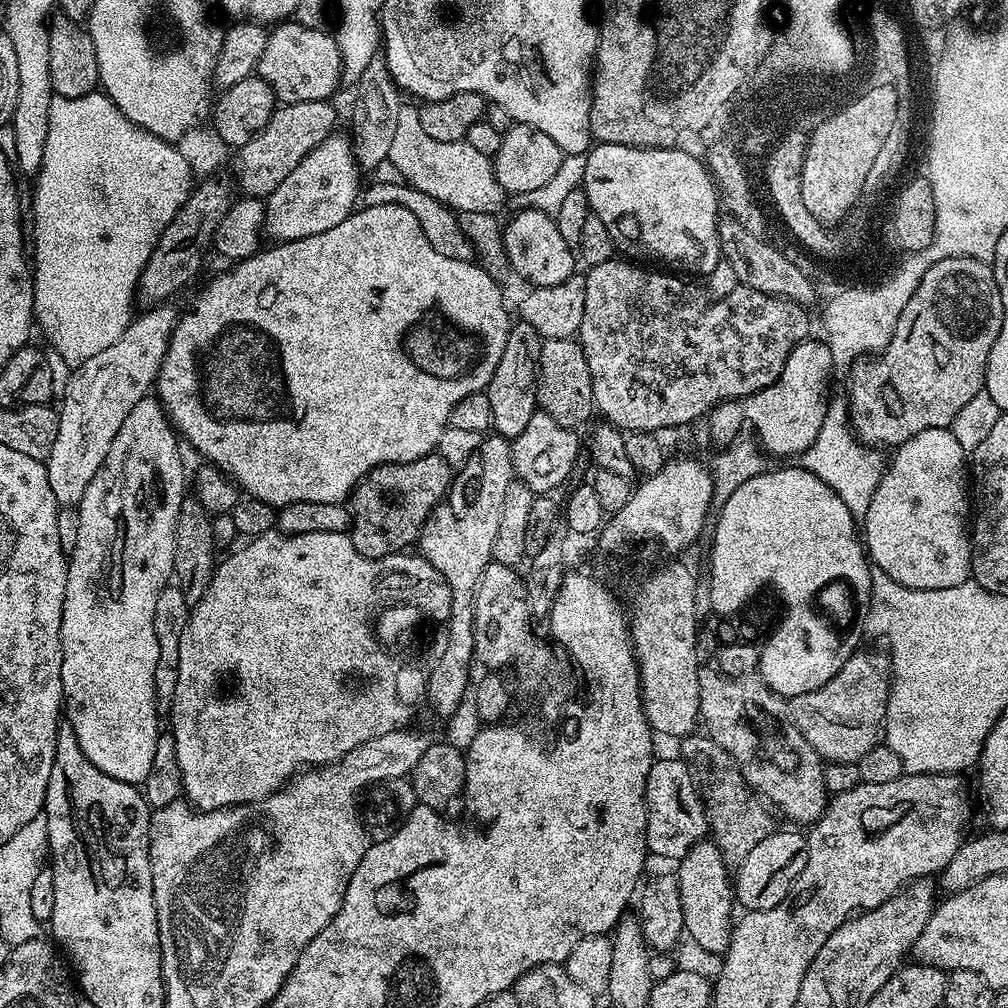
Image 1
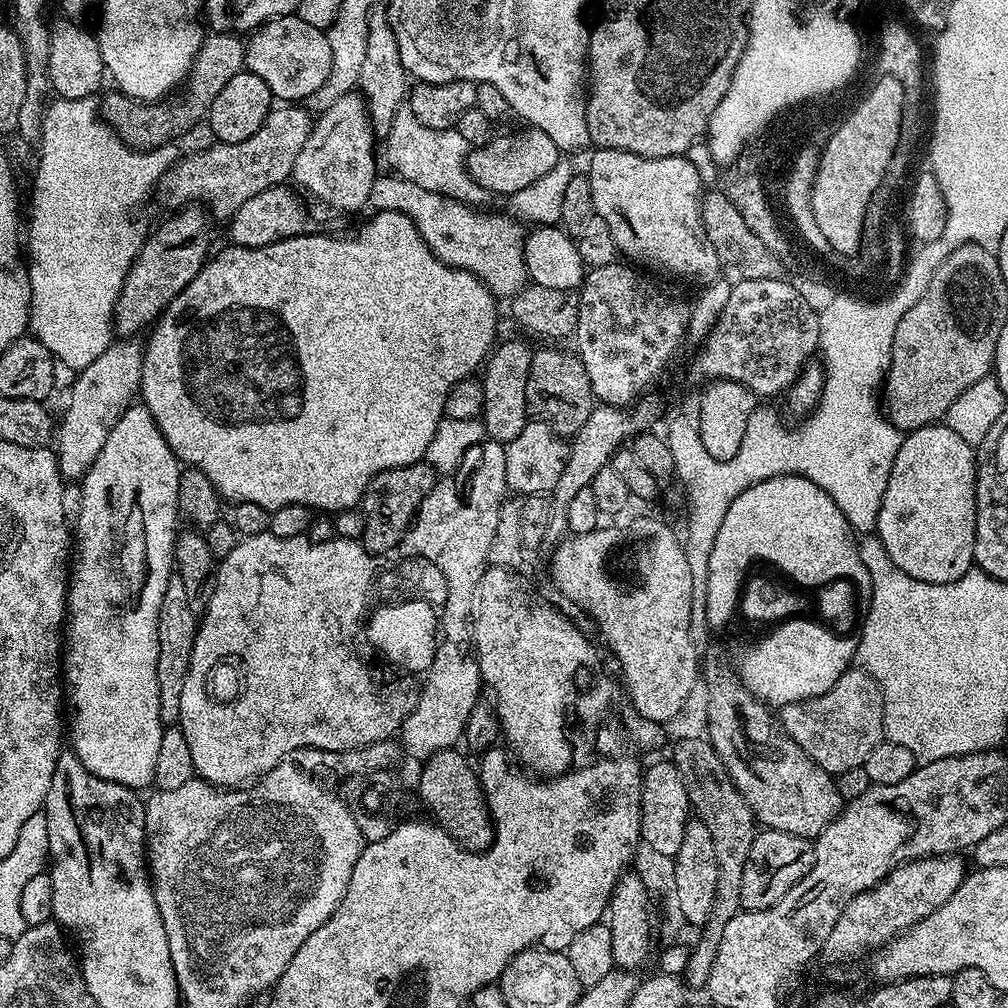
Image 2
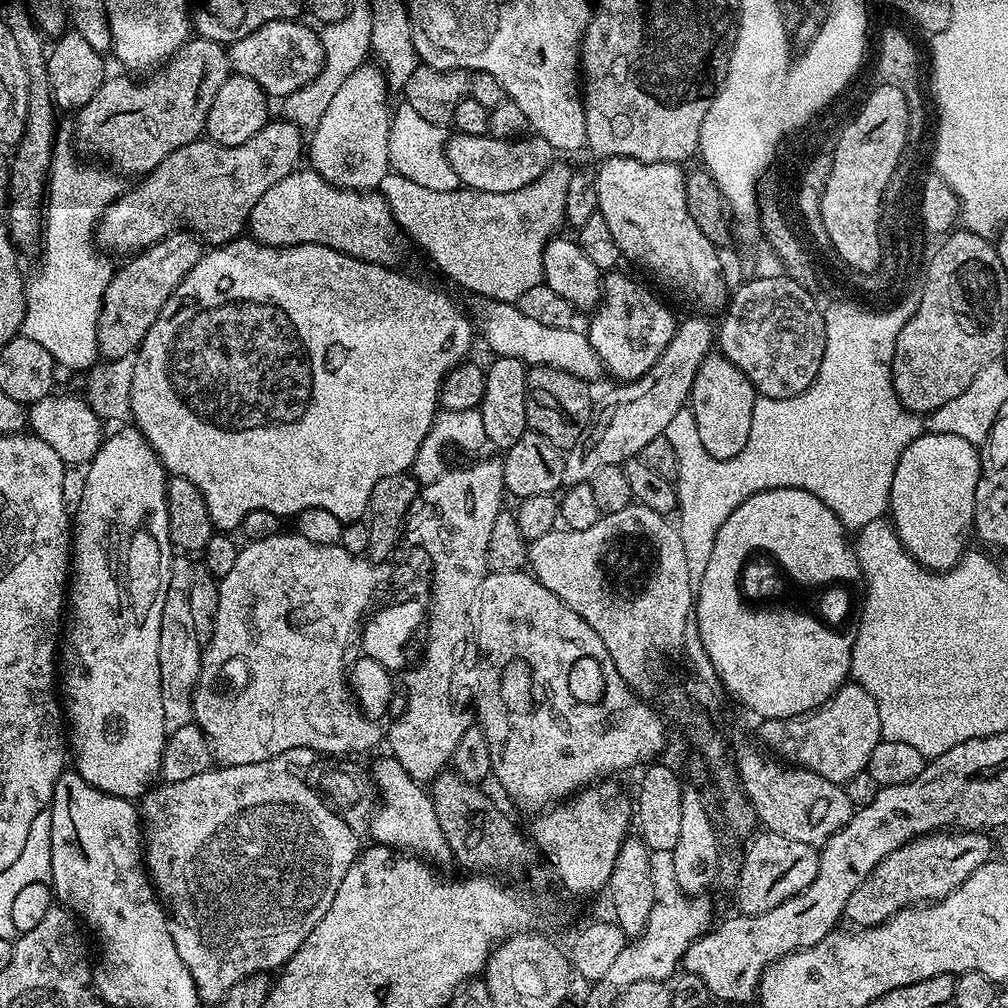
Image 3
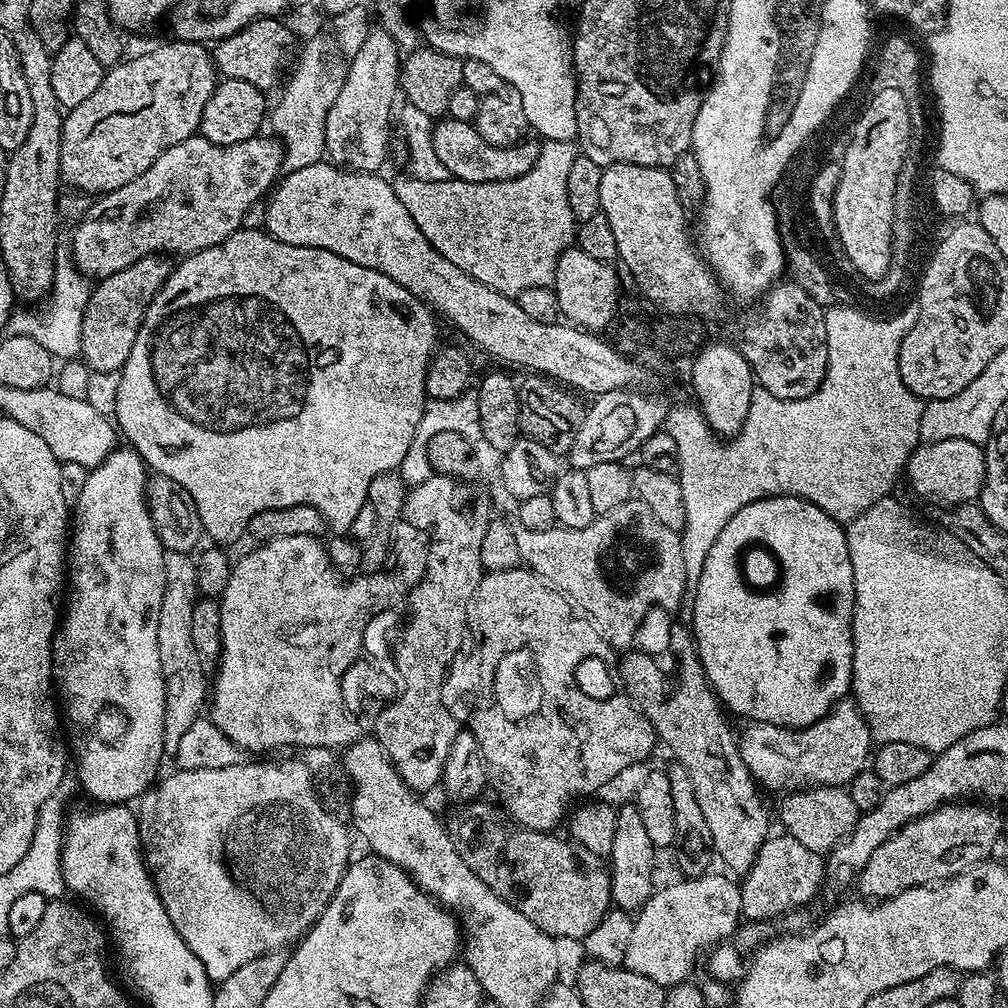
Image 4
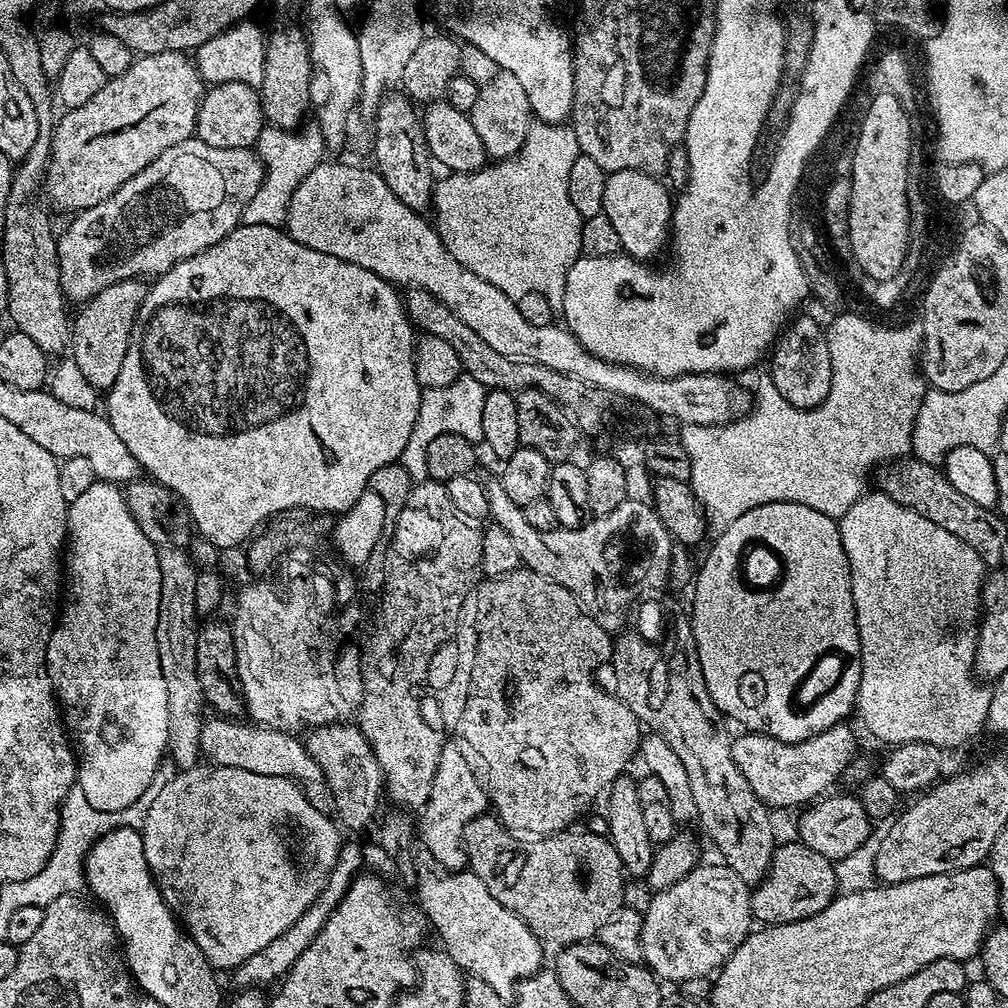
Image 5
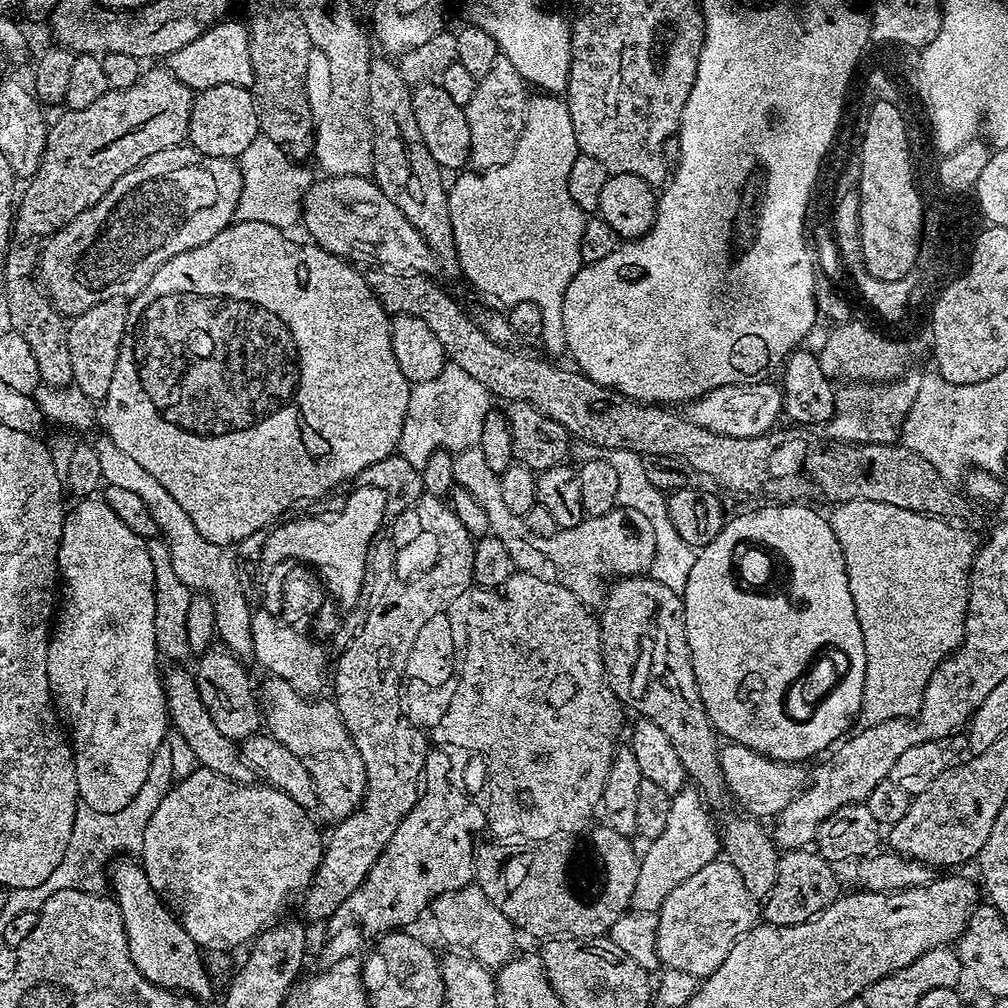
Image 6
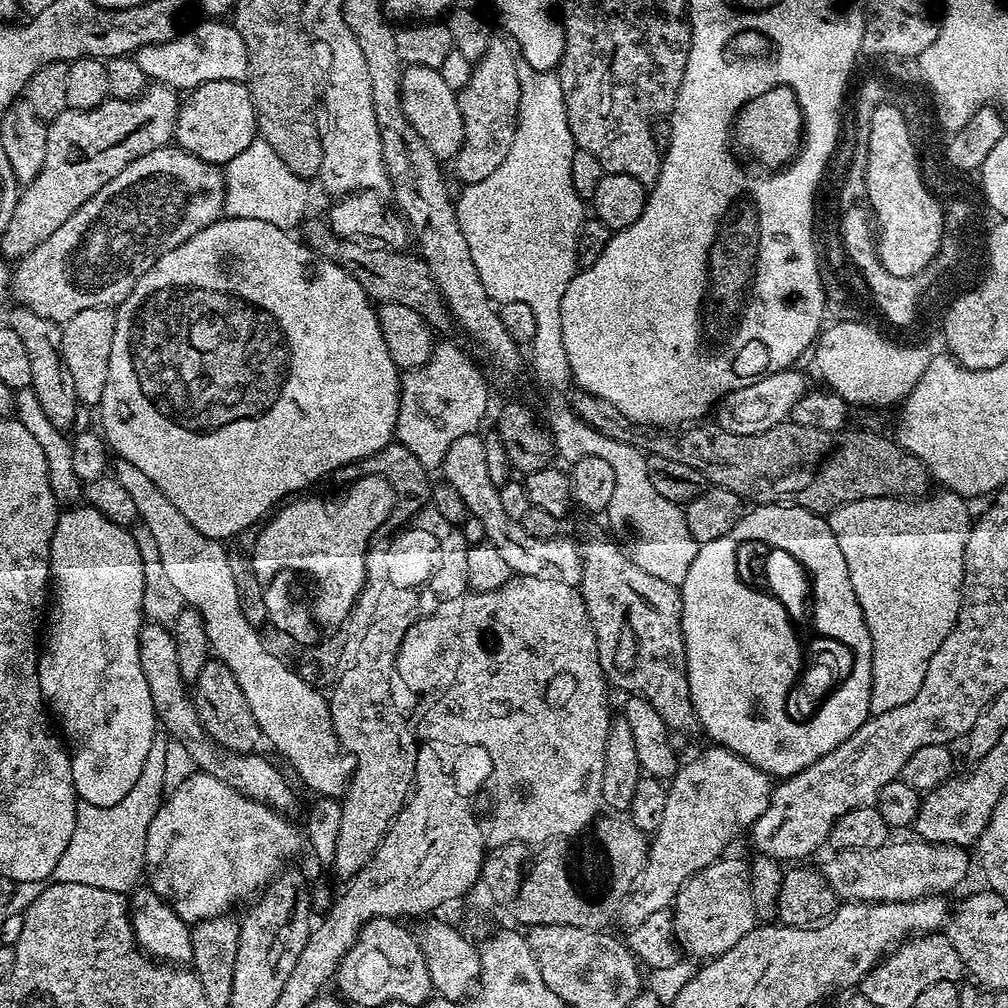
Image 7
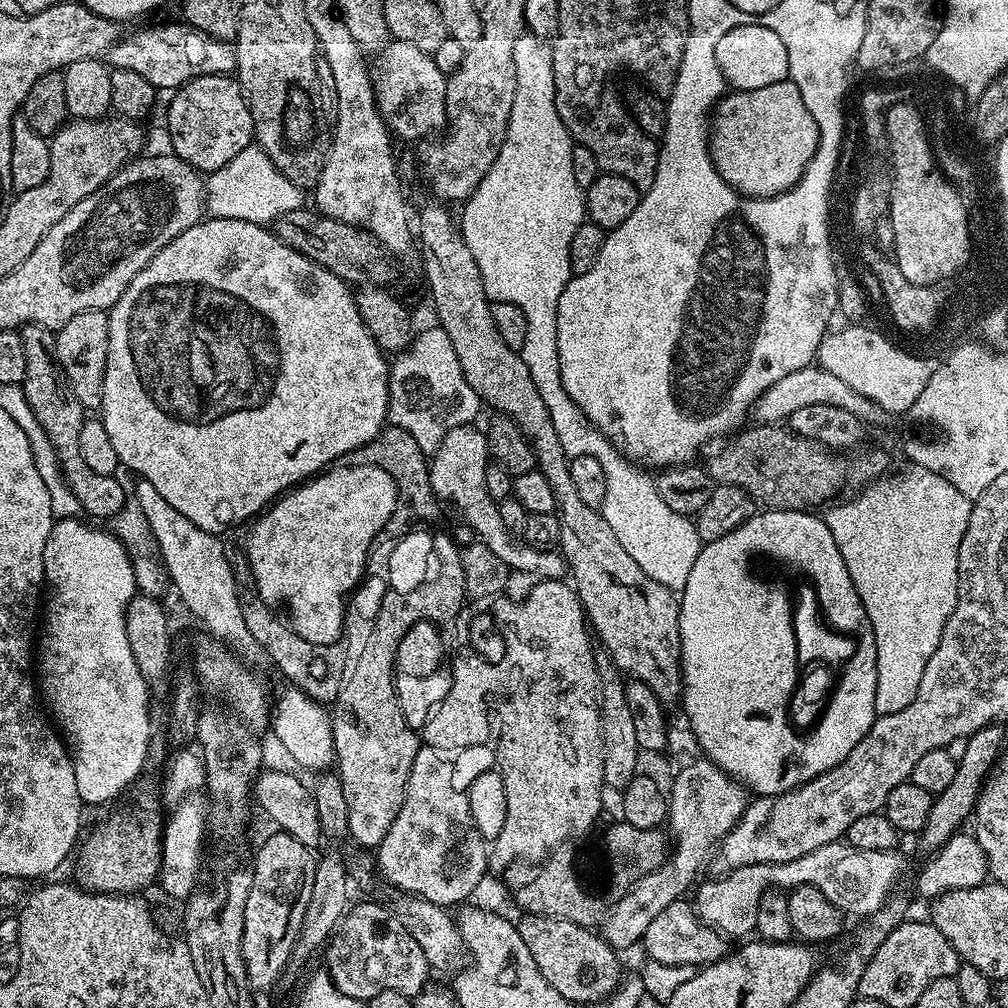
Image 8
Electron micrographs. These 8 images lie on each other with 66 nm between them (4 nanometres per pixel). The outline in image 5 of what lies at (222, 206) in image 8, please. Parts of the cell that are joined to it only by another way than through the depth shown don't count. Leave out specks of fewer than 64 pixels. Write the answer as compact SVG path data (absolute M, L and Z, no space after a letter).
M312 122L301 132L265 126L258 134L254 151L264 164L264 181L254 198L244 207L245 224L271 224L280 226L288 217L288 203L298 186L318 165L325 163L326 145L319 123Z

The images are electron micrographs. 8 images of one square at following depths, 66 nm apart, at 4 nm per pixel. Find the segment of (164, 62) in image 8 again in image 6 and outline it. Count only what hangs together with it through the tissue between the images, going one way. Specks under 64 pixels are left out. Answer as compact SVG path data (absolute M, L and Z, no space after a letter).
M225 18L220 23L207 28L194 42L187 43L180 50L174 50L166 57L166 67L180 82L197 93L207 88L233 84L251 89L254 82L254 66L250 58L250 38L247 23L240 24L233 18Z

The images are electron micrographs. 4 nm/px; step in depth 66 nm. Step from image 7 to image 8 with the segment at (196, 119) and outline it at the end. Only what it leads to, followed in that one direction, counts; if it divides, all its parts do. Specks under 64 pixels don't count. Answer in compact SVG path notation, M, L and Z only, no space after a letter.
M231 75L226 76L195 76L193 80L189 80L178 89L171 93L172 102L168 106L168 136L172 139L171 151L180 159L188 163L192 168L201 174L217 172L222 166L226 166L226 162L230 162L230 158L234 158L234 154L242 154L242 150L246 150L253 143L254 133L252 130L252 112L248 108L248 99L244 96L244 91L240 88L240 81Z

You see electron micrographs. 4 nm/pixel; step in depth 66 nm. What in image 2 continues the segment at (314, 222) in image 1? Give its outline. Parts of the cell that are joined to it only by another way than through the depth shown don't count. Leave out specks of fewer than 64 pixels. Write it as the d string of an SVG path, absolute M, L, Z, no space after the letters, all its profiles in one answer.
M349 94L338 98L334 106L315 117L306 146L302 146L302 150L298 150L298 158L294 158L291 183L301 193L309 192L314 199L321 200L336 212L356 212L368 204L370 186L378 175L376 143L378 137L372 131L364 97Z

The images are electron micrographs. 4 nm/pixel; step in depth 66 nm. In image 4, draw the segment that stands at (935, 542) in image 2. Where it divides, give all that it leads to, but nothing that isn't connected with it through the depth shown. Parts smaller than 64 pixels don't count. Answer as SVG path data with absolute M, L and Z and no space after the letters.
M962 438L921 443L908 459L908 484L932 504L955 506L975 501L984 487L984 448Z

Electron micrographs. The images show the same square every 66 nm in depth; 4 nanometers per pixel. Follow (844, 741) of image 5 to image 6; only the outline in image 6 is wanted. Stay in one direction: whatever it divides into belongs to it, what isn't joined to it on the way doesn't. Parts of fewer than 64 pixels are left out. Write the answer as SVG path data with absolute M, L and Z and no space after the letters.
M725 743L720 749L719 762L727 791L733 792L740 800L748 800L746 812L753 818L779 816L806 786L806 768L803 763L775 760L741 744Z

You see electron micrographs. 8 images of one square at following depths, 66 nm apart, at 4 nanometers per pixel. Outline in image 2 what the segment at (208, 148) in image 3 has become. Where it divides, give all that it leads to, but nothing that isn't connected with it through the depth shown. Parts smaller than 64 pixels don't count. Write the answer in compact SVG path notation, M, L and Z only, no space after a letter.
M273 107L262 126L258 126L258 130L250 134L246 142L216 142L209 152L181 155L161 178L158 196L160 192L161 202L172 208L168 210L179 210L193 204L207 209L213 221L231 221L242 202L254 198L254 194L262 194L262 190L283 185L291 177L294 158L298 158L298 150L306 146L306 138L310 138L313 123L313 113L307 107Z

